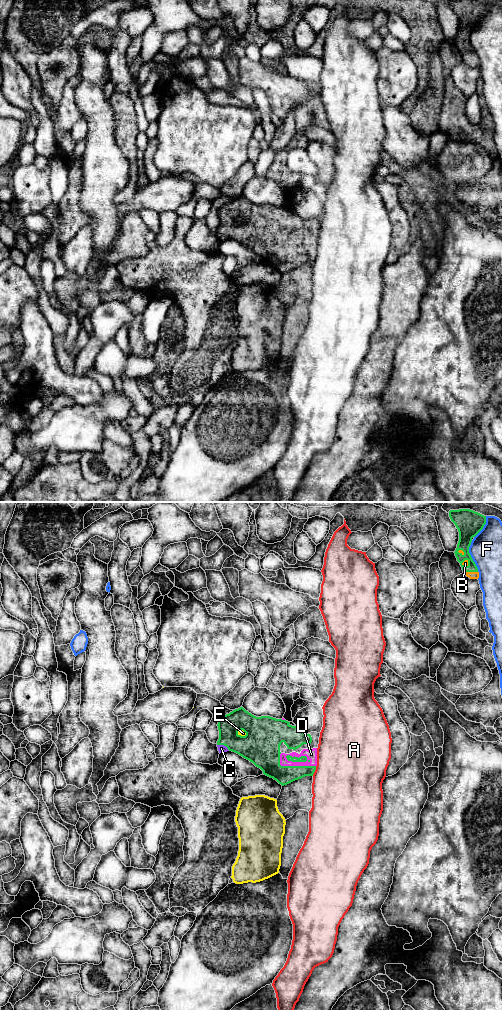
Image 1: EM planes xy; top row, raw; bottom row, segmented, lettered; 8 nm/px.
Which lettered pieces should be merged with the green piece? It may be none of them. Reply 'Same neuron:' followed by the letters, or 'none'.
Same neuron: B, C, D

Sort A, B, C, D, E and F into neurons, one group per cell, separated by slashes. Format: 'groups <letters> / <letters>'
groups A / B C D / E / F

